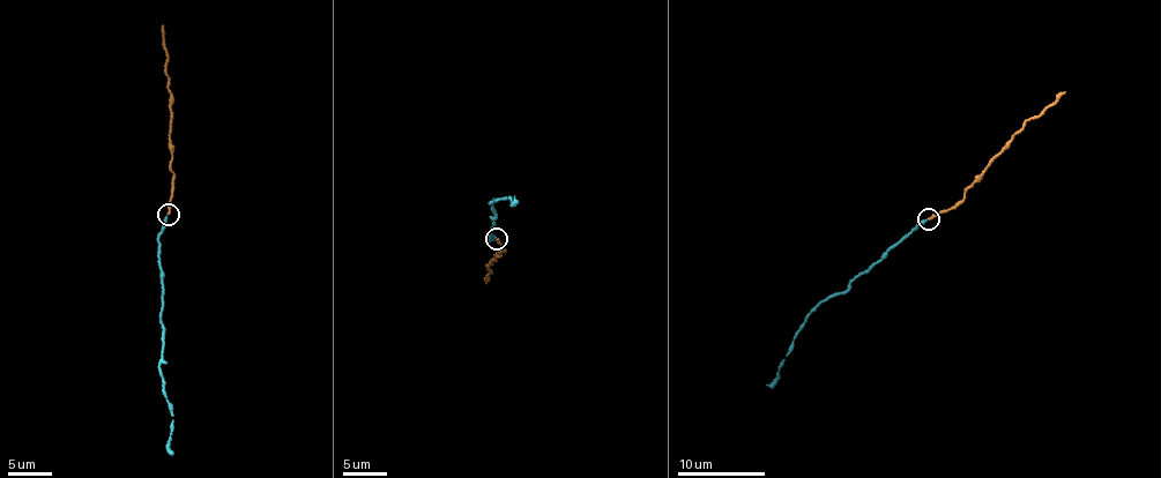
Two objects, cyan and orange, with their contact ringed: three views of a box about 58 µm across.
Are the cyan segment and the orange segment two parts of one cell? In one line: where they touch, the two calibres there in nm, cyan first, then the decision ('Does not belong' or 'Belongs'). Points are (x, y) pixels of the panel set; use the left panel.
Place: (168, 214). Thickness 160 nm (cyan) against 180 nm. Belongs

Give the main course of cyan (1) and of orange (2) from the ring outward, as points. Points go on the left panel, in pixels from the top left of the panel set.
1: (168, 215), (158, 238), (164, 337), (159, 359), (172, 420), (172, 453)
2: (168, 215), (175, 176), (170, 161), (171, 101), (164, 72), (168, 60), (162, 45), (163, 24)

